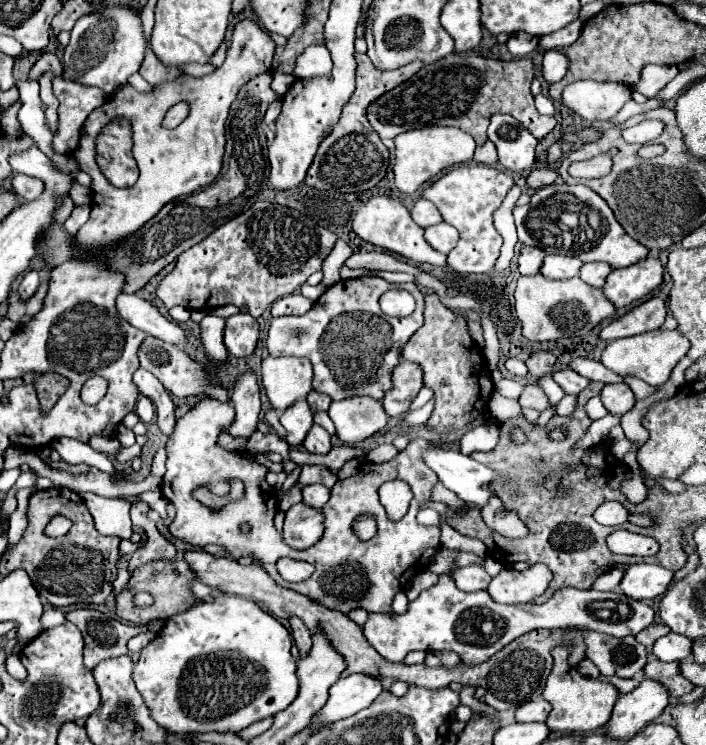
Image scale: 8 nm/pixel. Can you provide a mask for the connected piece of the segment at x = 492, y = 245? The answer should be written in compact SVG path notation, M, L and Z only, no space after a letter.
M460 164L432 182L422 198L436 204L442 214L442 220L452 224L460 232L460 240L454 250L448 254L448 264L458 274L484 274L494 268L494 262L500 254L502 236L492 224L492 214L500 208L506 192L512 188L514 178L494 166L484 164Z

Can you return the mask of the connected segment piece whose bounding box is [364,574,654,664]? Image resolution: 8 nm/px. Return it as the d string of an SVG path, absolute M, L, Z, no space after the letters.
M440 574L440 582L424 590L402 616L376 616L370 614L364 624L364 636L374 650L388 662L402 662L412 650L452 650L464 664L480 664L492 658L506 644L534 628L566 628L582 626L588 630L604 632L616 638L636 636L640 630L650 626L654 610L644 602L636 602L620 592L598 592L560 588L544 604L520 604L504 606L496 604L488 592L460 592L454 582Z

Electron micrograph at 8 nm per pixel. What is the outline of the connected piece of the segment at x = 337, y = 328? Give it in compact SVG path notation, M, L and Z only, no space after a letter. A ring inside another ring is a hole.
M382 278L340 280L330 286L314 306L302 316L274 318L268 330L270 356L304 356L314 368L314 390L328 394L332 400L350 396L382 398L390 388L392 368L400 362L402 346L422 324L424 296L416 284L388 284ZM390 288L404 288L416 298L414 314L406 318L384 316L378 298ZM292 330L304 330L300 338L292 338Z

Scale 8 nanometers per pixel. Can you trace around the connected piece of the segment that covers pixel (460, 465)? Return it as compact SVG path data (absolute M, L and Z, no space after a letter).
M432 446L424 450L422 458L424 464L436 472L438 480L460 500L484 506L492 496L488 486L496 474L470 456L456 450L446 450L442 446Z

